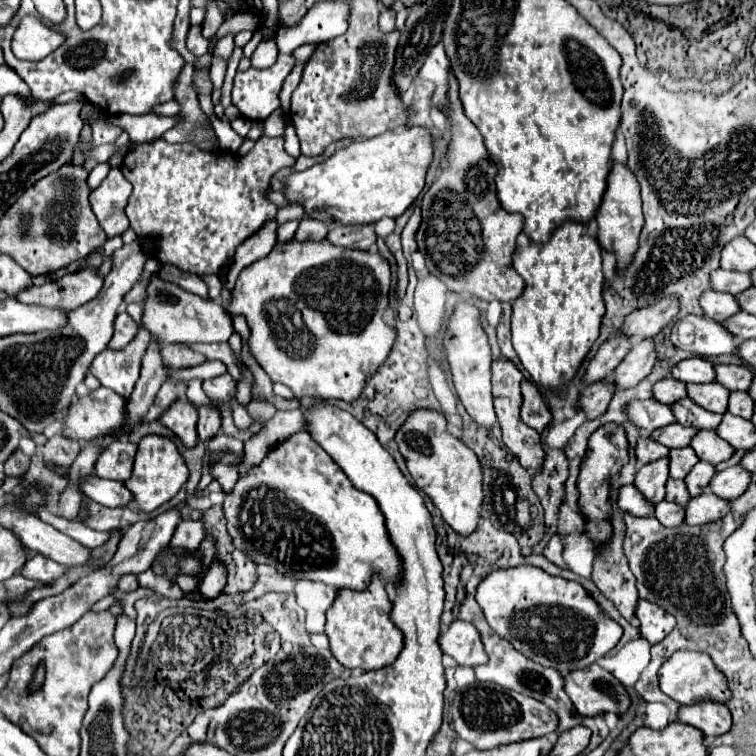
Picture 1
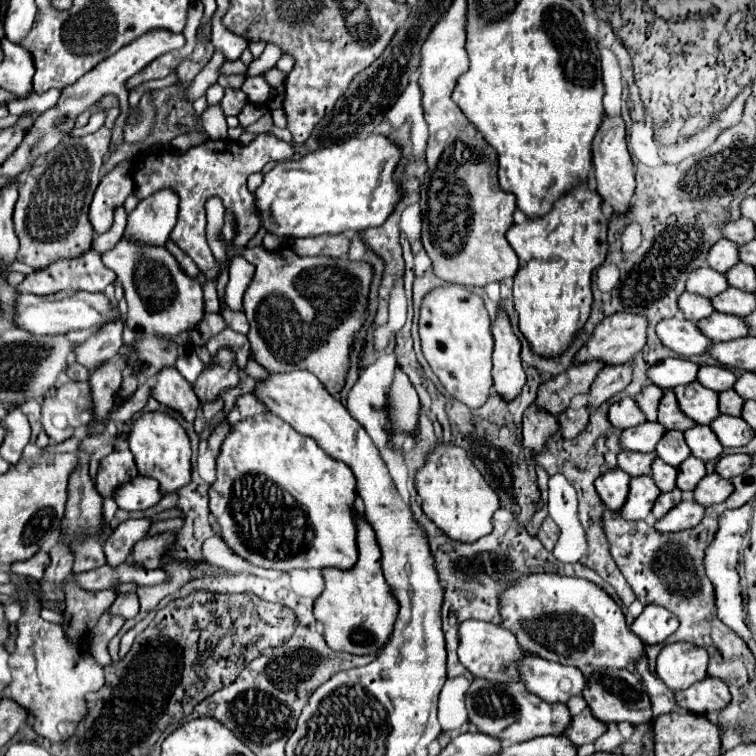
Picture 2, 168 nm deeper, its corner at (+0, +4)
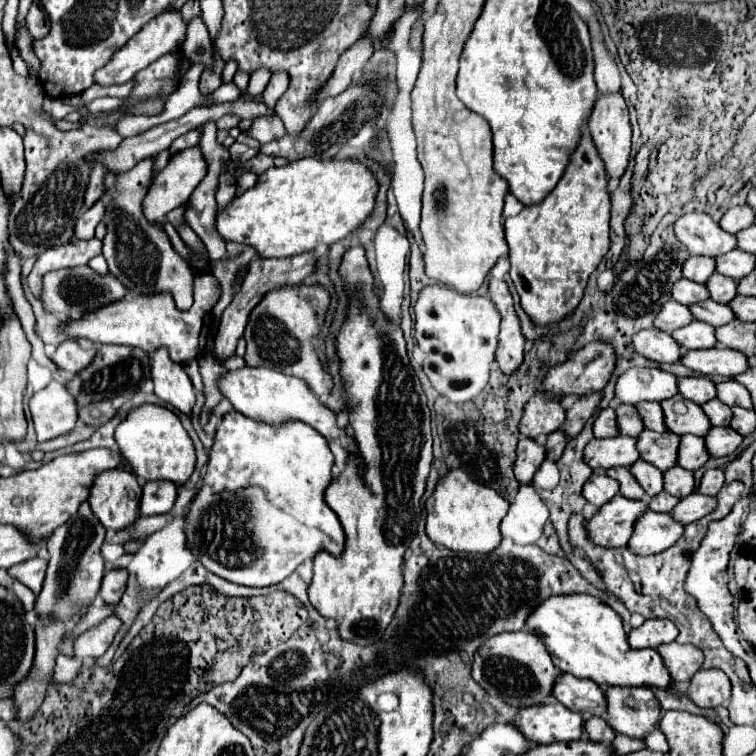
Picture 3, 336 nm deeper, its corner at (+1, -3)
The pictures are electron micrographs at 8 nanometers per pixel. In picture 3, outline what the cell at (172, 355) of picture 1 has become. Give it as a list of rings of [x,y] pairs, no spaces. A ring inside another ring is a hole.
[[[101,345],[95,355],[95,363],[91,363],[87,371],[73,375],[73,379],[67,381],[67,389],[71,389],[71,395],[75,395],[79,405],[87,405],[121,393],[137,391],[149,379],[151,379],[151,363],[147,351],[137,347],[127,347],[127,345]]]

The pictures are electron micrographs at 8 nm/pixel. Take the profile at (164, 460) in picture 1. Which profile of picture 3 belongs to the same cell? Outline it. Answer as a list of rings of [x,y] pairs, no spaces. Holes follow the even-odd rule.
[[[143,405],[133,409],[127,419],[121,421],[115,429],[115,441],[121,449],[121,455],[139,479],[163,479],[173,481],[177,487],[181,487],[189,481],[195,469],[193,441],[181,425],[179,417],[167,407]]]

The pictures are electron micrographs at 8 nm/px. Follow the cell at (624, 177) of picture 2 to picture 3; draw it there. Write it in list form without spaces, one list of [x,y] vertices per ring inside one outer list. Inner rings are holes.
[[[621,93],[613,95],[599,95],[597,103],[589,115],[587,129],[591,133],[591,139],[597,147],[597,153],[601,161],[605,163],[605,173],[609,179],[621,179],[621,175],[627,169],[629,163],[629,151],[631,151],[631,123],[629,123],[629,111],[621,97]]]

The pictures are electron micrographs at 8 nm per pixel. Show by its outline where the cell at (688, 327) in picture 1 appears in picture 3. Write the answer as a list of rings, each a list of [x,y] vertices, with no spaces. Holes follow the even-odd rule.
[[[657,327],[639,331],[633,339],[633,345],[639,355],[653,359],[657,363],[677,363],[683,357],[681,345],[675,343],[675,339],[671,339],[669,333]]]

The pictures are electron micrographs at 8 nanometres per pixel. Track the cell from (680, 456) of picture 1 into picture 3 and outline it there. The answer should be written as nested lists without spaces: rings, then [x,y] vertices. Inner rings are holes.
[[[645,429],[643,435],[639,435],[637,439],[639,439],[639,453],[645,461],[653,463],[661,471],[667,471],[669,467],[677,465],[679,435]]]

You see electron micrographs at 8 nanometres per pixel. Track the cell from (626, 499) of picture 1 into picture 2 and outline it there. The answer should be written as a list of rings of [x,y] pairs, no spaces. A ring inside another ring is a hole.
[[[618,468],[608,470],[606,474],[596,478],[594,486],[598,496],[610,510],[620,510],[624,506],[628,496],[628,476],[624,472],[620,472]]]

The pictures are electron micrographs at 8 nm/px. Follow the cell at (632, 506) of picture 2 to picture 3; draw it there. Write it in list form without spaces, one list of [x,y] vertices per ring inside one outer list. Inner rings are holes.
[[[617,495],[611,503],[605,503],[599,513],[587,521],[589,537],[593,543],[603,547],[623,547],[631,539],[635,521],[647,509],[643,499],[627,499]]]

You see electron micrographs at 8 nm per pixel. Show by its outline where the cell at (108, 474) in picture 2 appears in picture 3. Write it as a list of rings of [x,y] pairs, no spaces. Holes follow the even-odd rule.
[[[115,467],[95,479],[89,505],[105,529],[119,531],[139,517],[139,499],[141,485],[137,477],[123,467]]]

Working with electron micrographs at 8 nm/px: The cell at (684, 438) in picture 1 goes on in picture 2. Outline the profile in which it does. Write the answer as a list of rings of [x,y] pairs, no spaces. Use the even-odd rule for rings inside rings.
[[[644,422],[636,428],[626,428],[620,432],[620,448],[632,452],[654,452],[660,436],[664,436],[664,426],[658,422]]]

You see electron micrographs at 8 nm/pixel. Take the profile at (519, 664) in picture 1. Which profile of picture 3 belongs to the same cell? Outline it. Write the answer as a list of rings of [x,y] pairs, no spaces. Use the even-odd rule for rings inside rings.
[[[571,673],[559,675],[553,685],[555,699],[567,709],[581,713],[585,717],[605,717],[603,689],[591,679],[579,679]]]

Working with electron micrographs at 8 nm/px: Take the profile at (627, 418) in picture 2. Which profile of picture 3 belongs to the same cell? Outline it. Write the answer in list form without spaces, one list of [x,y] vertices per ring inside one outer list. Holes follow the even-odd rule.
[[[611,407],[603,409],[599,413],[599,417],[595,419],[593,423],[593,431],[595,431],[595,437],[615,437],[619,435],[619,427],[617,427],[617,415]]]

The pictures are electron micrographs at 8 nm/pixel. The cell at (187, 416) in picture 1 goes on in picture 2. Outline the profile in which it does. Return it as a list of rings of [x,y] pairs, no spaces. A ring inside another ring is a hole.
[[[162,368],[152,388],[152,396],[160,404],[178,410],[188,422],[194,422],[196,412],[200,410],[200,400],[192,390],[192,384],[176,368]]]

